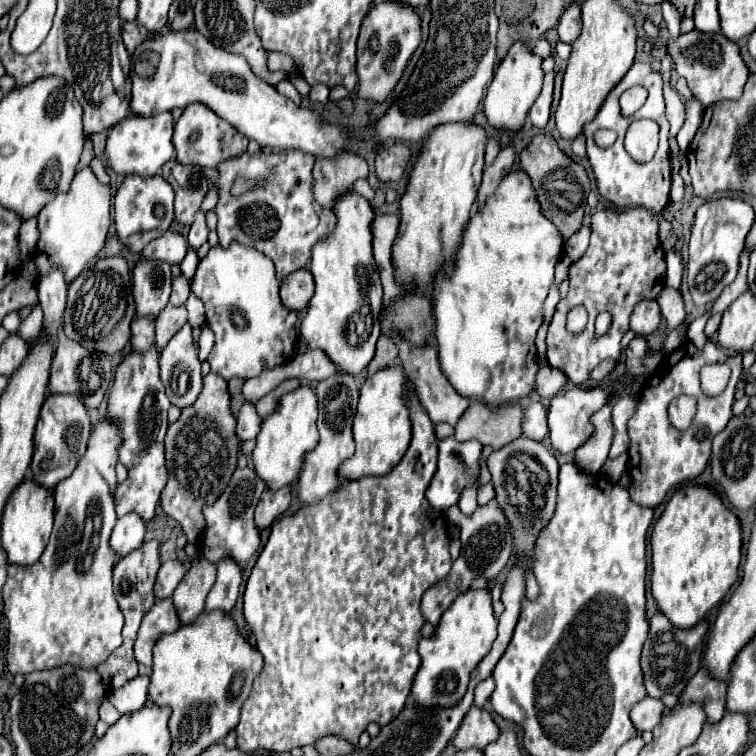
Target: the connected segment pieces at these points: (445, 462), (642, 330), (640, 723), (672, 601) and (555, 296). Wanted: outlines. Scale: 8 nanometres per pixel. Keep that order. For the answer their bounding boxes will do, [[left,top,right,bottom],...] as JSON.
[[427,436,481,510],[631,300,661,336],[631,698,665,732],[651,486,741,628],[543,281,561,324]]

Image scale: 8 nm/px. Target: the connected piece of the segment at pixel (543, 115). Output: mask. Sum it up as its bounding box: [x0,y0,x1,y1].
[529,72,555,128]

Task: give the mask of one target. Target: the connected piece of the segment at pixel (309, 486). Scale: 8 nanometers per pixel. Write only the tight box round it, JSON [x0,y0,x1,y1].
[299,374,359,504]

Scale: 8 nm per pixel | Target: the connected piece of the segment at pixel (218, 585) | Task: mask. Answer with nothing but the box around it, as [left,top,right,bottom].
[205,558,241,612]

